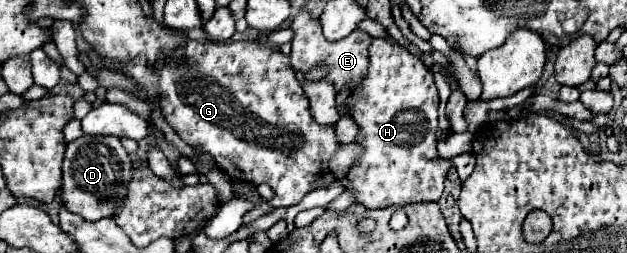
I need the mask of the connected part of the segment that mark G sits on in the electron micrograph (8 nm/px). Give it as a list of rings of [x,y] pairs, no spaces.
[[[188,41],[182,53],[174,53],[160,71],[152,71],[142,61],[134,61],[134,65],[118,65],[114,61],[102,59],[90,49],[92,57],[86,57],[86,51],[80,53],[82,63],[88,67],[90,61],[114,65],[114,69],[122,69],[130,73],[138,81],[138,95],[142,99],[162,97],[160,109],[170,123],[170,127],[192,147],[202,147],[210,153],[216,165],[226,171],[232,181],[248,181],[254,185],[268,183],[274,187],[276,197],[272,199],[274,207],[290,207],[298,205],[304,195],[314,189],[330,187],[336,183],[334,173],[330,171],[330,159],[340,147],[336,139],[334,125],[320,125],[312,113],[308,97],[302,85],[296,79],[296,71],[290,67],[290,57],[284,53],[272,51],[268,43],[260,41],[234,41],[234,43],[200,43]]]

